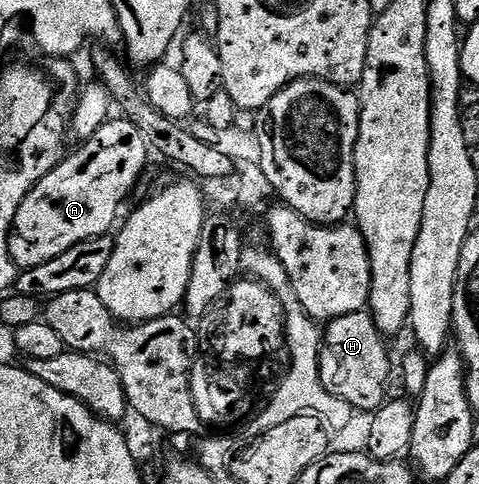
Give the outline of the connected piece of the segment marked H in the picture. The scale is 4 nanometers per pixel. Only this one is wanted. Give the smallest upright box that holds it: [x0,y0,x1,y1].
[320,312,394,411]

